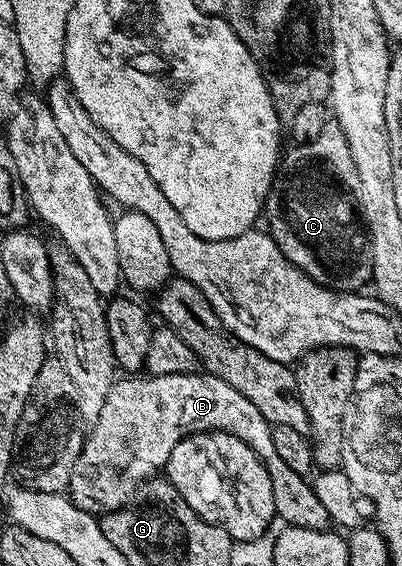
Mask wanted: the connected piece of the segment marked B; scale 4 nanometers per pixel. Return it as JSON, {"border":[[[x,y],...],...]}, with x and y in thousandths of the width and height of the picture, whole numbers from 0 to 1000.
{"border":[[[517,654],[403,664],[321,661],[284,671],[276,696],[266,696],[266,710],[256,710],[246,739],[219,761],[211,784],[187,816],[187,830],[177,830],[167,875],[187,894],[244,915],[331,889],[353,855],[383,846],[408,829],[425,795],[435,795],[435,788],[445,788],[450,776],[465,770],[502,763],[562,763],[595,774],[595,781],[624,788],[629,800],[662,823],[677,822],[684,813],[679,758],[664,739],[654,739],[642,721],[612,700],[595,696],[585,682],[555,675],[555,668],[530,663]]]}

